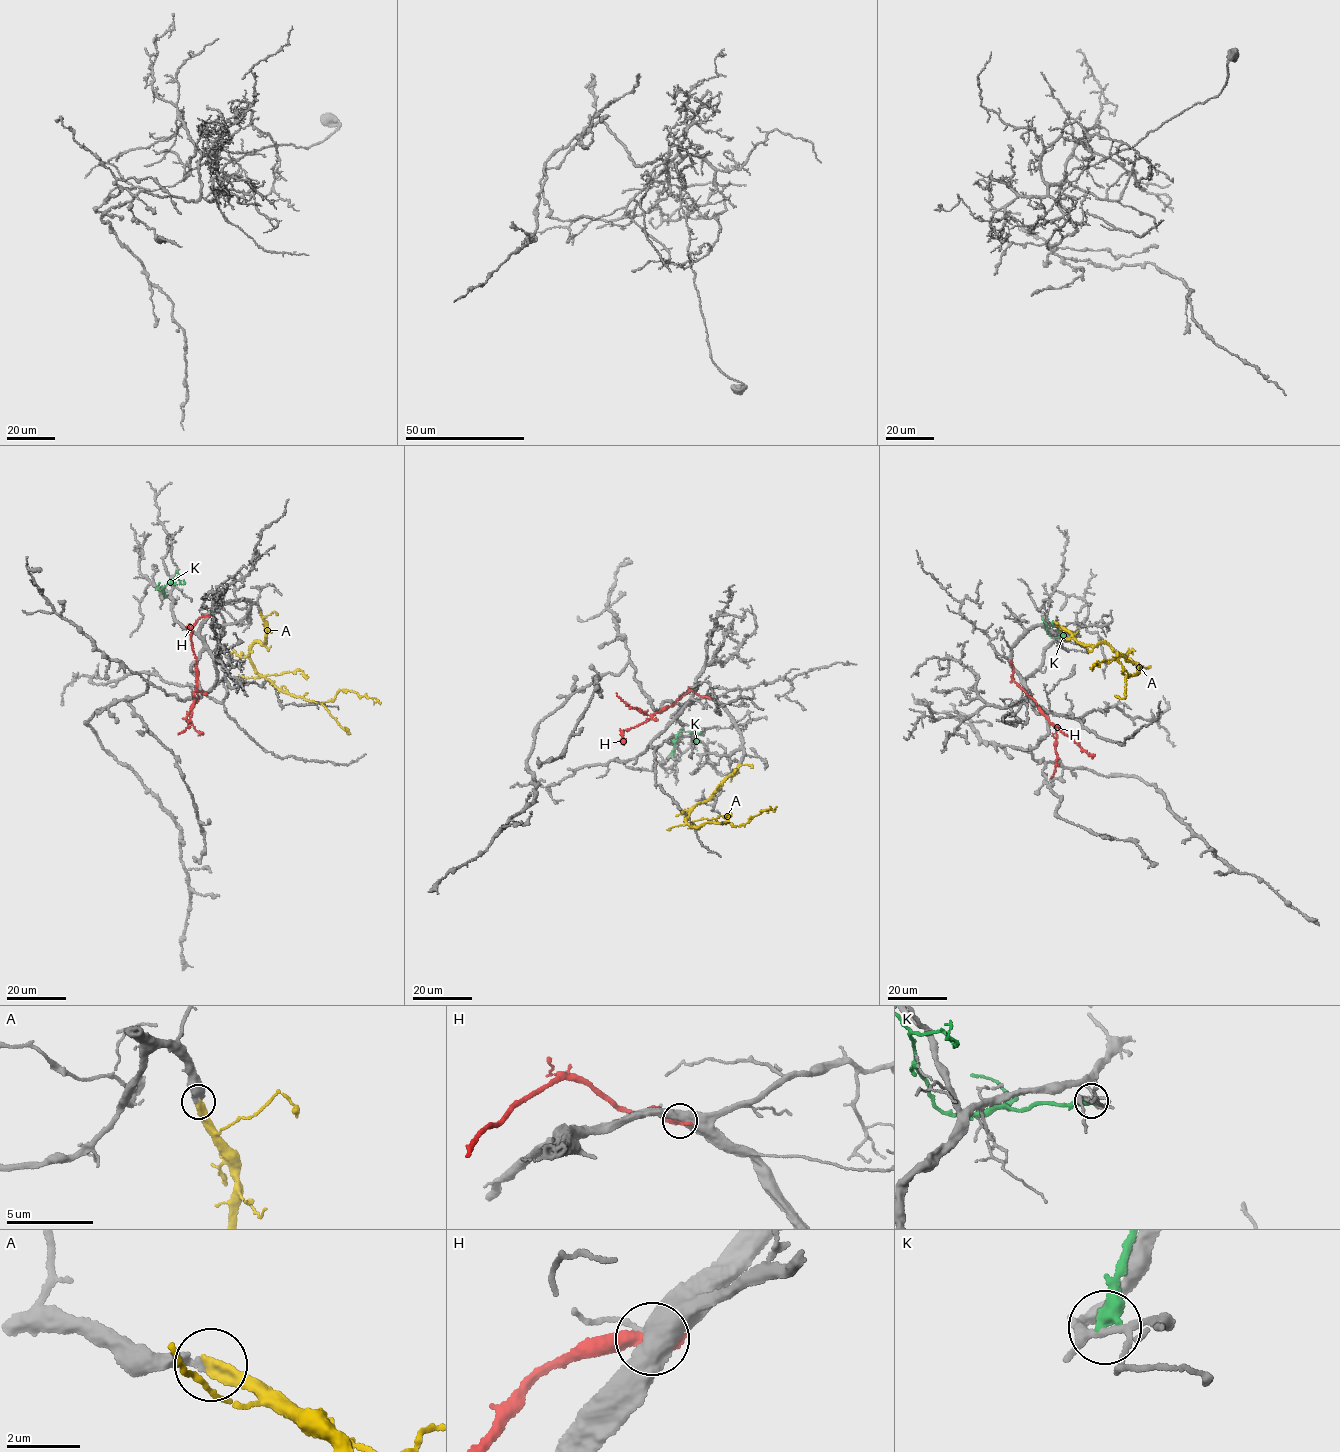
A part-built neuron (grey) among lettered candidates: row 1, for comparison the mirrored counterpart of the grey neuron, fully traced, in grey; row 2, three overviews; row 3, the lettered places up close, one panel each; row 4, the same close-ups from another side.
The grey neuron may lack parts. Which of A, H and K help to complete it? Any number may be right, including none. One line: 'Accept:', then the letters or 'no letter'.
Accept: A

